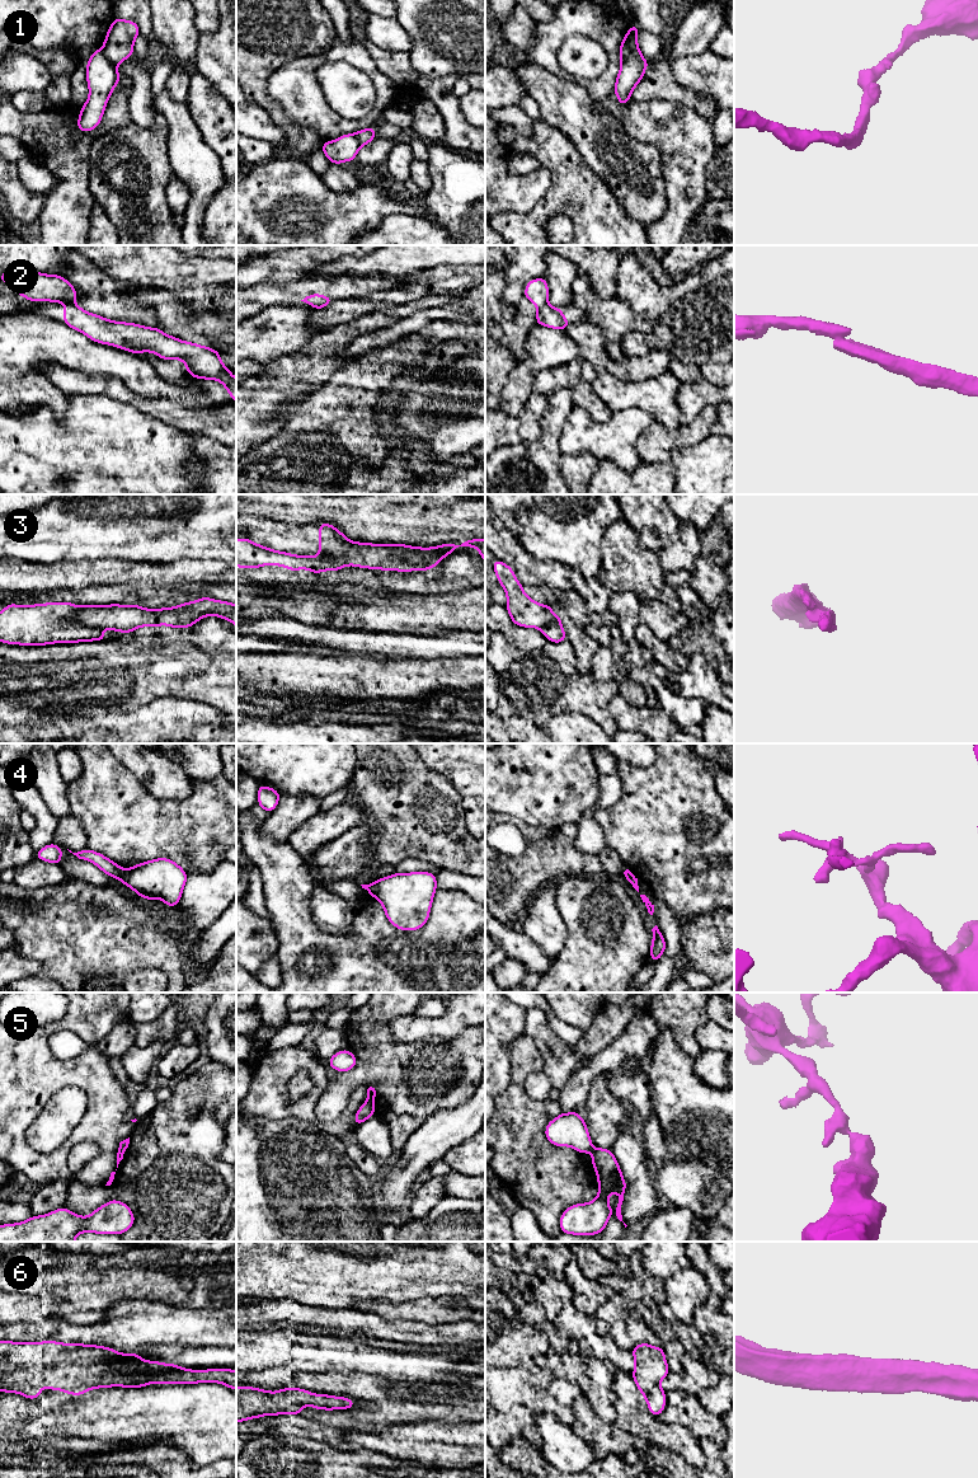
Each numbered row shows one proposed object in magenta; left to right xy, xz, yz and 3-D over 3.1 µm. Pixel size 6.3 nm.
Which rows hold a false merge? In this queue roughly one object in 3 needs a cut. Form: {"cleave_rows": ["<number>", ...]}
{"cleave_rows": ["1", "2", "3", "4", "5"]}

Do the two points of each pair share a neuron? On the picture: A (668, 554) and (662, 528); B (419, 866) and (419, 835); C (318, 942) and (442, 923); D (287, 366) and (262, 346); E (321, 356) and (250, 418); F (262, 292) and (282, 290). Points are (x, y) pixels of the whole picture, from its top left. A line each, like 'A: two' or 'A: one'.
A: two
B: two
C: one
D: two
E: one
F: one

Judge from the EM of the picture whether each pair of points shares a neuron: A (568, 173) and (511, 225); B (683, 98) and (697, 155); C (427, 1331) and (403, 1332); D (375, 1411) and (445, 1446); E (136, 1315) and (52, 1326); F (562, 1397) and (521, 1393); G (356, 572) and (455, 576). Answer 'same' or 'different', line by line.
A: same
B: different
C: same
D: different
E: same
F: same
G: same

